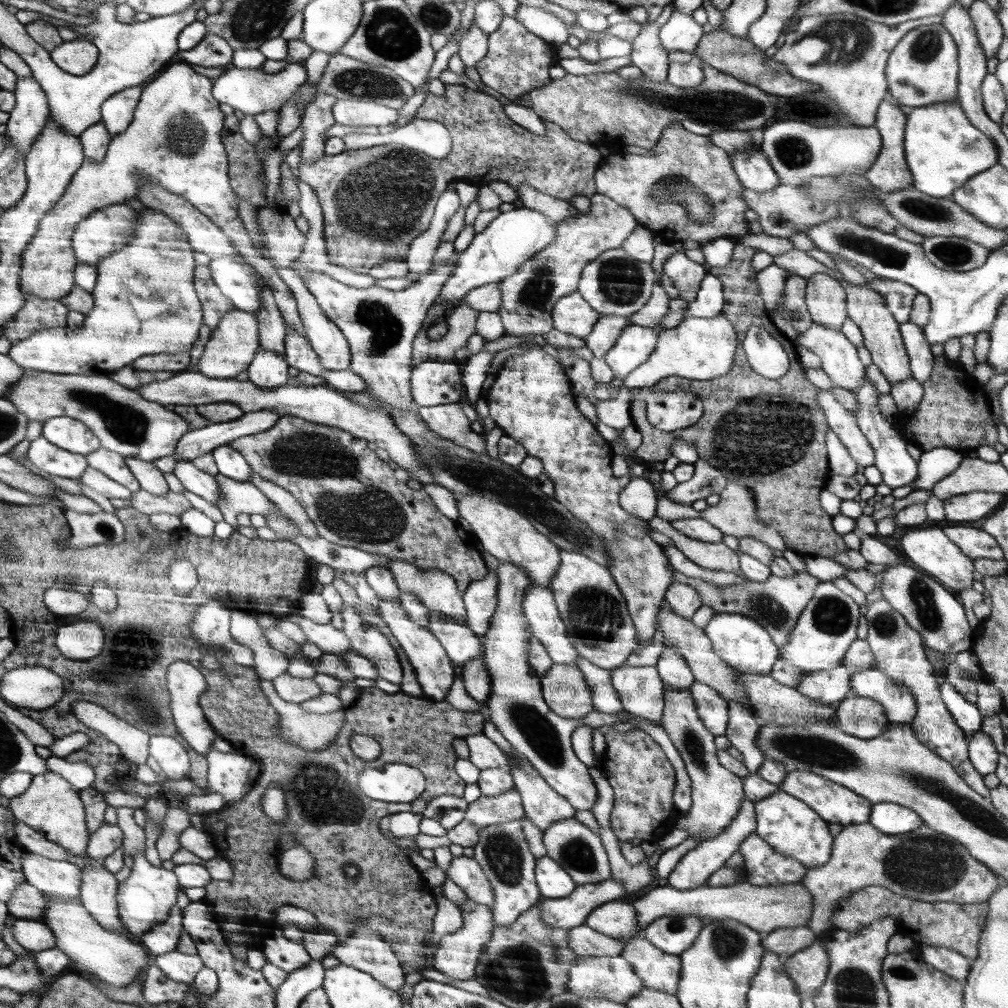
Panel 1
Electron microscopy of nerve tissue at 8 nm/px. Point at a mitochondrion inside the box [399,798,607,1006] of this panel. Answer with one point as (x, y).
(520, 972)

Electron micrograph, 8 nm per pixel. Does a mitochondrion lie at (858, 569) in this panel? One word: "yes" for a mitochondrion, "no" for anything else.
no

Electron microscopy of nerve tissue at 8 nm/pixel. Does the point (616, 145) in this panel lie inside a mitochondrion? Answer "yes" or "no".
no

